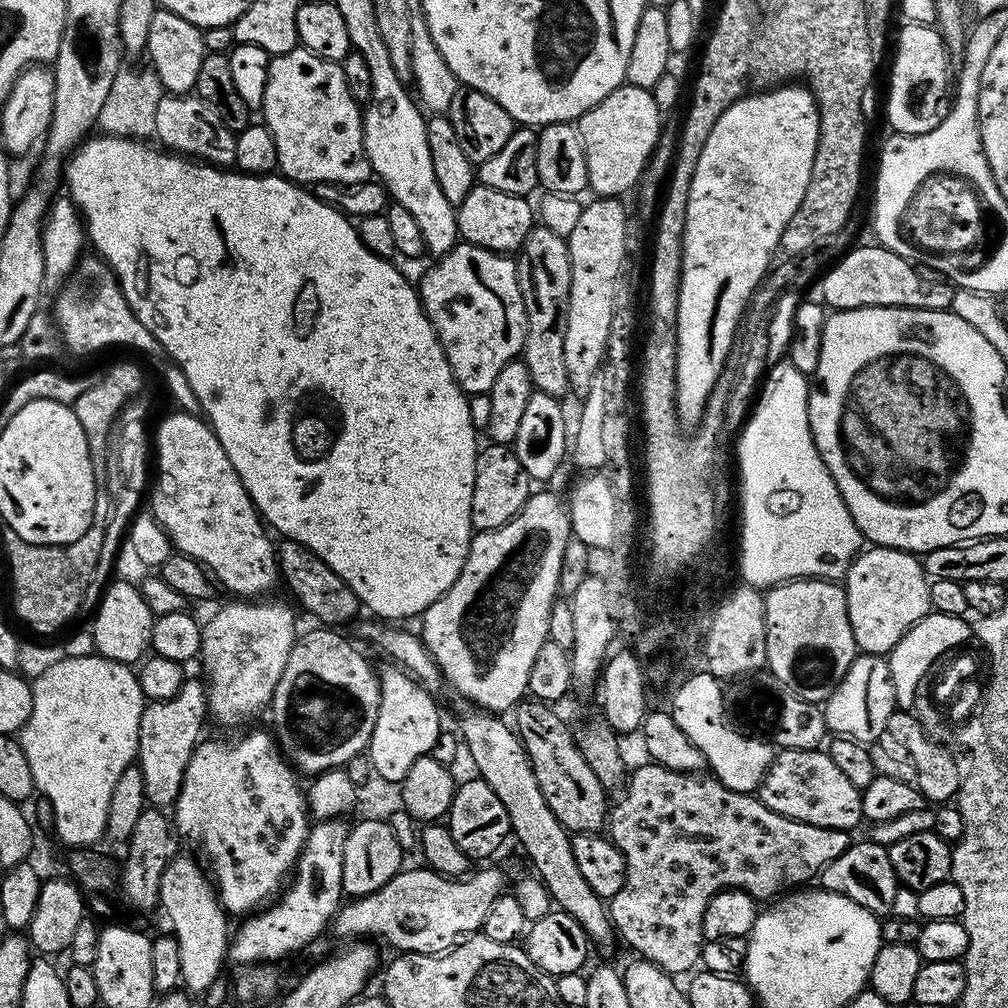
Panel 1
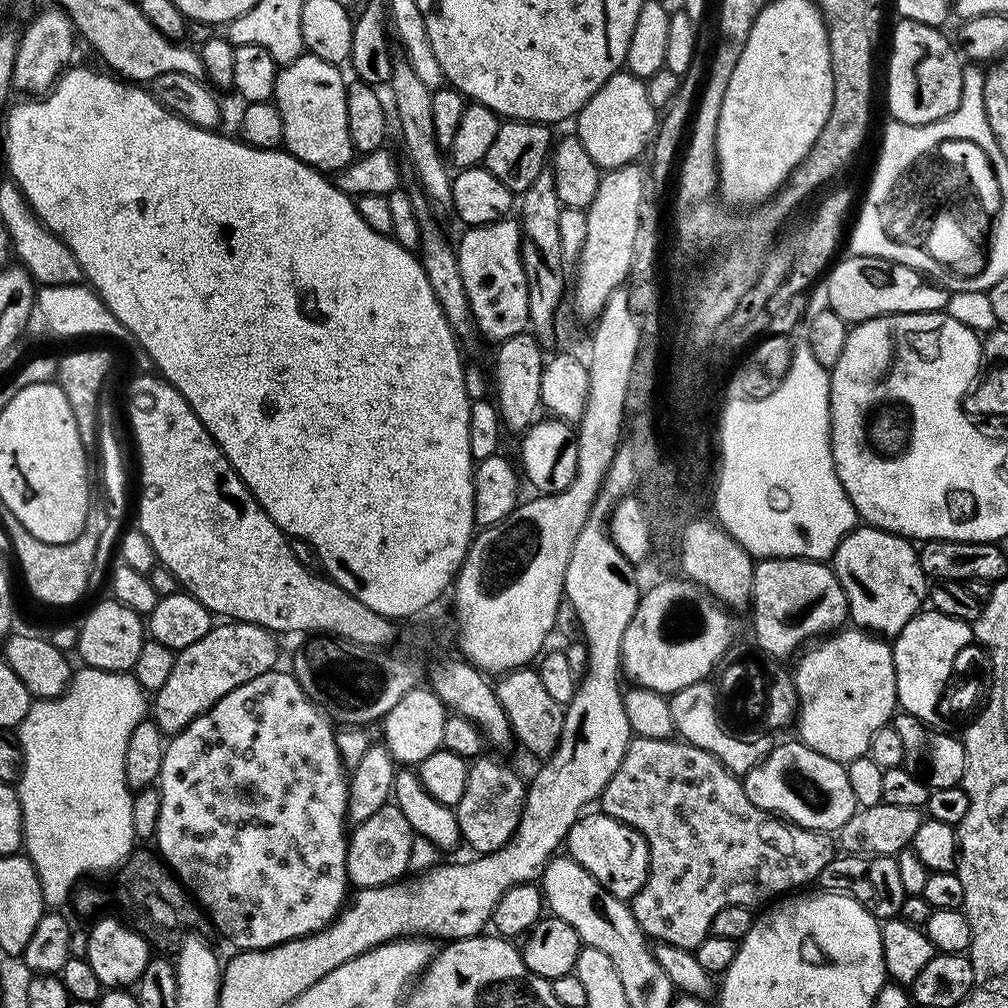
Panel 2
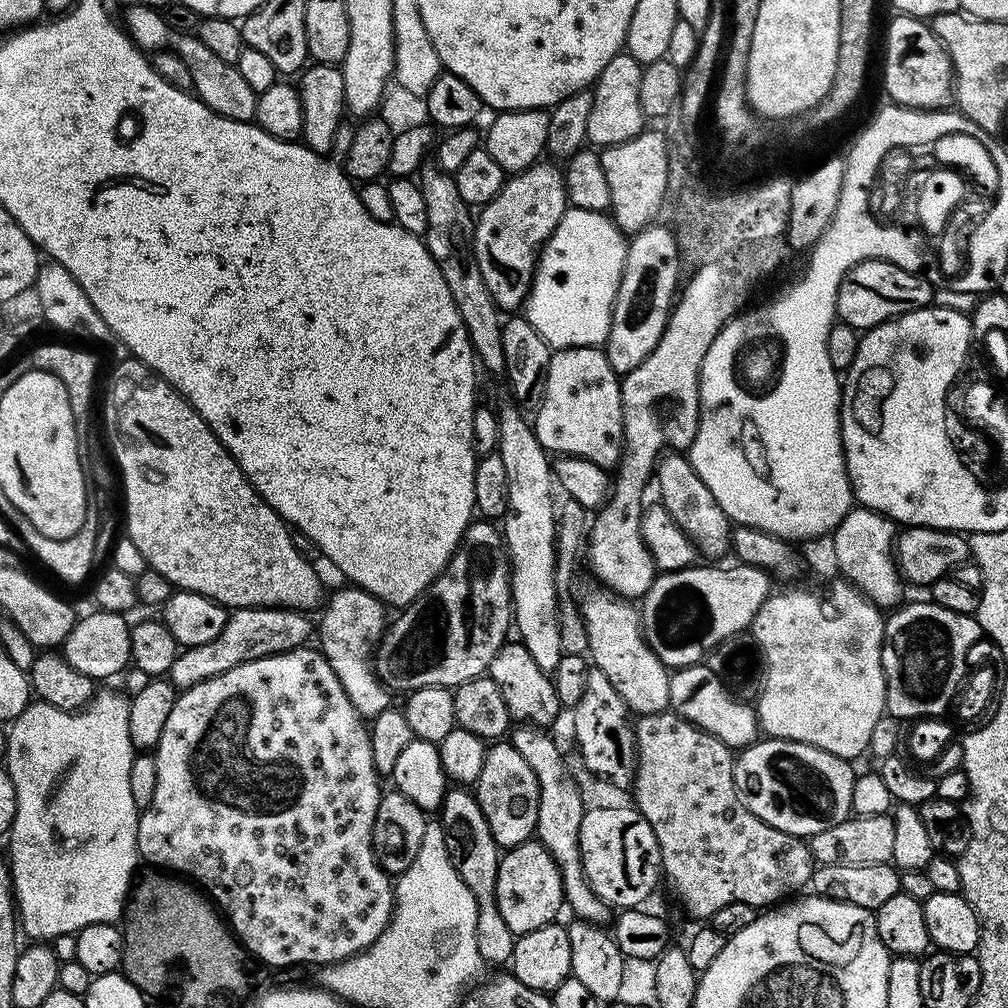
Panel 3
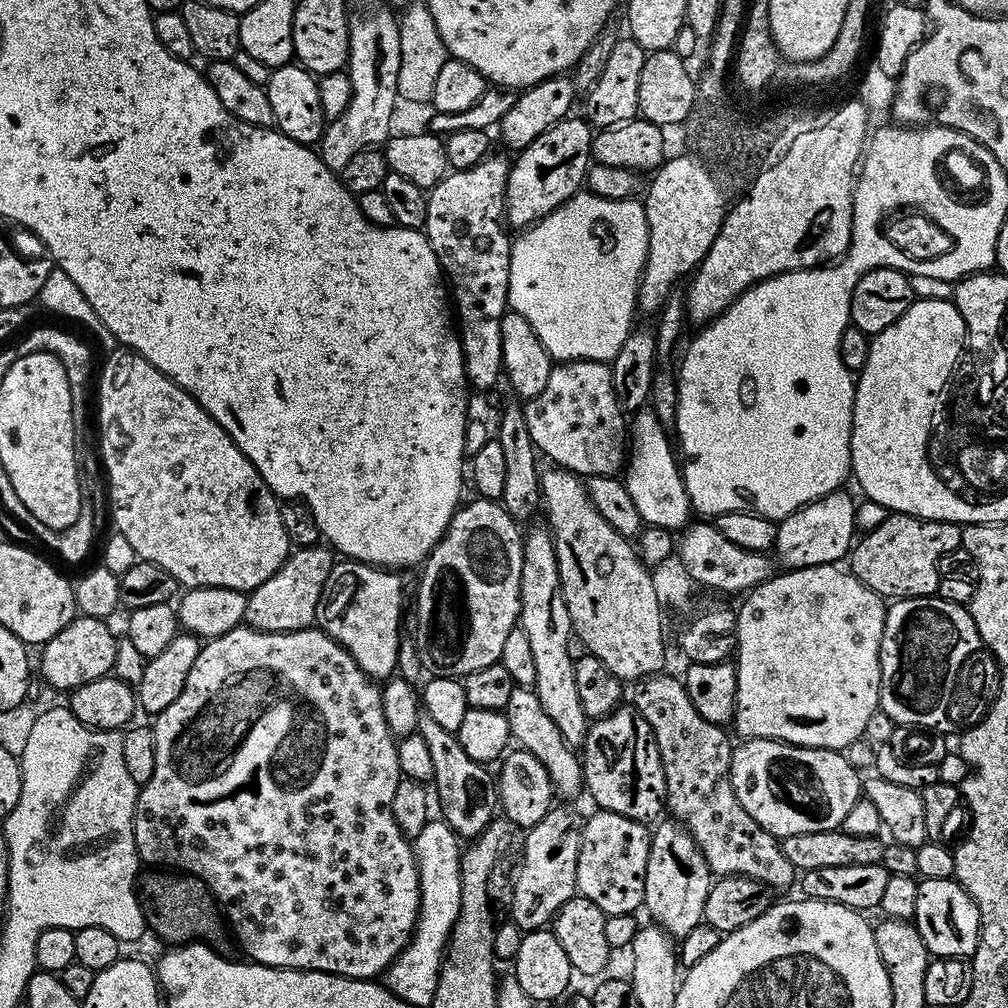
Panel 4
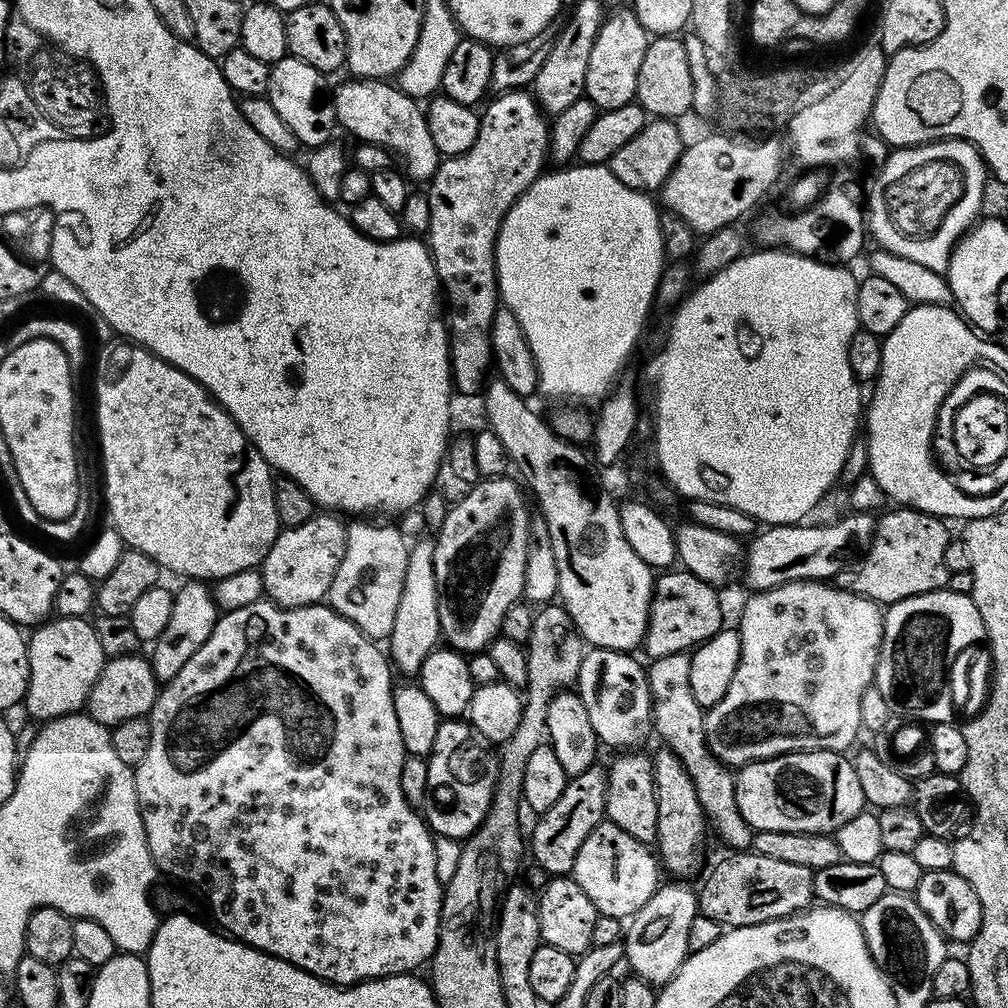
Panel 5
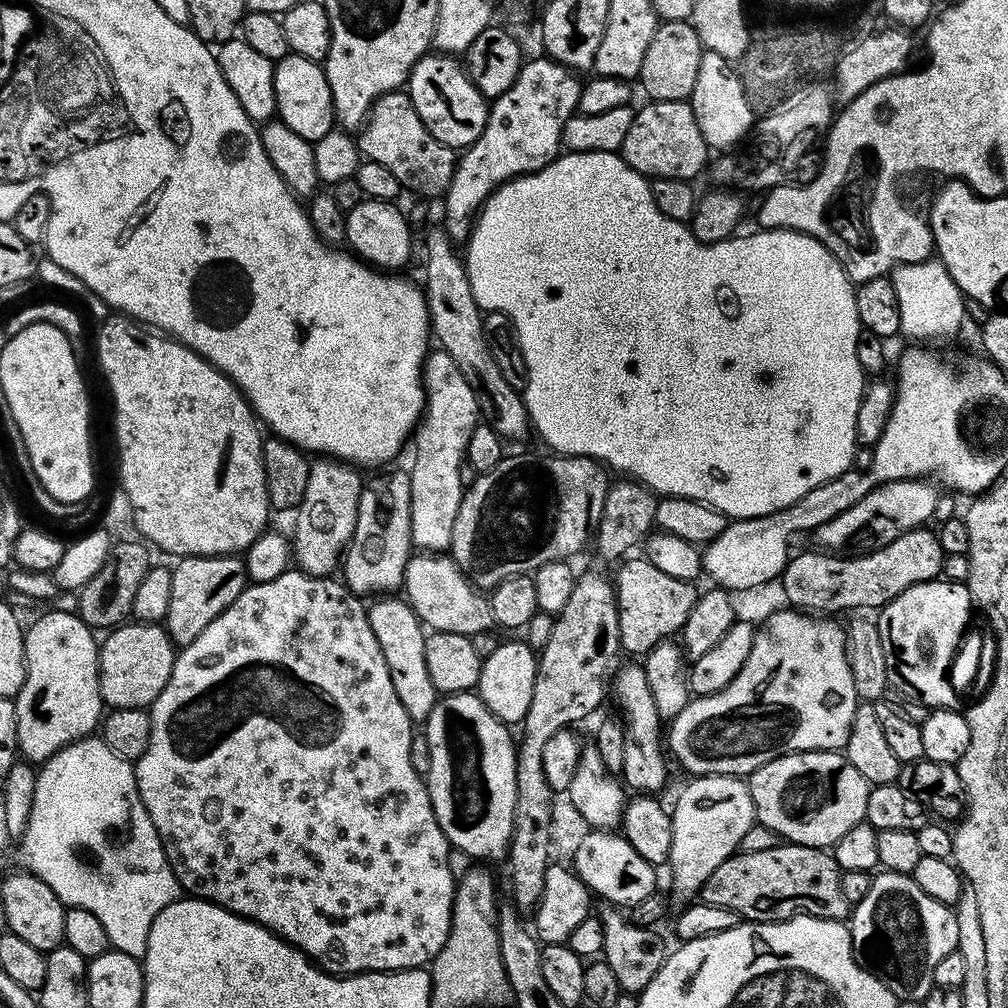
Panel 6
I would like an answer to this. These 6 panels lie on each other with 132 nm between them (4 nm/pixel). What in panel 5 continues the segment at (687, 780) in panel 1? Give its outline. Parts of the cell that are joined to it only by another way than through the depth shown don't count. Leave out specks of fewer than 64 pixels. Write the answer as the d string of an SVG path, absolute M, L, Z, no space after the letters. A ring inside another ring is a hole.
M687 652L670 654L666 658L652 660L646 668L648 674L648 685L650 686L650 698L652 699L652 727L655 735L661 736L663 743L680 759L690 778L693 780L694 790L697 791L698 802L704 808L705 817L709 820L711 827L716 827L716 832L729 844L729 849L744 850L753 843L754 830L742 818L742 814L736 805L736 777L733 769L723 764L710 750L706 738L706 726L704 725L704 713L702 706L694 694L690 694L690 655Z

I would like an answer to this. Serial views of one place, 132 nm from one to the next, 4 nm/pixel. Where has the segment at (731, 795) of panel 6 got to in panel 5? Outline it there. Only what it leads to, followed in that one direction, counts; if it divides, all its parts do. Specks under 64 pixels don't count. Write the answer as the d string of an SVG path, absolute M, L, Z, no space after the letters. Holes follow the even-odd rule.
M672 880L672 883L661 883L650 900L627 921L622 941L625 946L625 961L631 970L645 983L663 986L676 977L676 972L690 954L687 939L690 925L699 915L699 897L695 889L688 888Z

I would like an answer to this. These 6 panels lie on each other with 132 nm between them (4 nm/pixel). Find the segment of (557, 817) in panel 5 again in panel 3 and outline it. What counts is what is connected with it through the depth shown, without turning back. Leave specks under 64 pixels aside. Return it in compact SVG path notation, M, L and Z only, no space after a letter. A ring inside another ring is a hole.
M533 838L507 849L499 857L496 900L503 921L515 937L530 934L530 930L538 930L538 926L546 926L559 917L556 915L560 908L565 907L564 880L554 858L539 839Z

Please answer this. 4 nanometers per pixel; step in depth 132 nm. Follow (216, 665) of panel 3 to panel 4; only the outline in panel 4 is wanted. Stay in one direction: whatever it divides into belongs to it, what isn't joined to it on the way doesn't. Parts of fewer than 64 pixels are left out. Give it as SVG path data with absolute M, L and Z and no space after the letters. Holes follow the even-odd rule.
M323 543L289 551L285 564L273 576L266 578L262 586L247 593L248 609L244 615L247 627L257 628L259 632L297 632L313 627L318 602L333 563L333 549Z

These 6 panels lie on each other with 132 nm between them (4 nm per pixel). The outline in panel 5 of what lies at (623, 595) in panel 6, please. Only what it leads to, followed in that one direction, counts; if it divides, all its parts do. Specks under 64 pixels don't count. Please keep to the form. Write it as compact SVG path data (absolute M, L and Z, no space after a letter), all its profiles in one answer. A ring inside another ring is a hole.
M668 570L657 575L652 593L652 618L643 651L648 651L649 657L657 660L679 652L691 653L700 644L714 638L726 624L719 594L715 587L685 570Z

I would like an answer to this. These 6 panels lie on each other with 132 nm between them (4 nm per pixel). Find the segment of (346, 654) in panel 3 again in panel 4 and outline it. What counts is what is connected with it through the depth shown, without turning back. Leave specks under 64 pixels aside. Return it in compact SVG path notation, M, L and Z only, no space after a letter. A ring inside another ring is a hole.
M341 559L332 565L316 611L315 627L342 645L360 669L377 682L387 681L400 660L404 584L396 576L399 575L395 571L374 564Z

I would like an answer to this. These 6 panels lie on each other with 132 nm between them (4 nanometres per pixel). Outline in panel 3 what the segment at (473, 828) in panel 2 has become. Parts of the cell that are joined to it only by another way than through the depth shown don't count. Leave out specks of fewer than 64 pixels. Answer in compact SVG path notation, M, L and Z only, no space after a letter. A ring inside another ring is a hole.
M492 742L487 745L482 774L478 774L474 785L474 795L500 850L507 850L533 839L538 822L540 787L534 770L530 770L526 758L522 758L522 754L514 750L512 743Z

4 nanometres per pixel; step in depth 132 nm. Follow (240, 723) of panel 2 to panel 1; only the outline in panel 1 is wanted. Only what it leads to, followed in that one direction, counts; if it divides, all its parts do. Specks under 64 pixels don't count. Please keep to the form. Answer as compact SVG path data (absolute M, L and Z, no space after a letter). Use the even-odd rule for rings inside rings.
M271 731L248 732L233 744L207 740L197 744L186 766L182 790L174 805L174 828L179 835L181 832L204 843L204 852L212 863L210 876L220 905L229 917L243 918L275 901L295 869L296 859L304 849L310 831L308 797L305 785L300 785L301 777L280 751Z

